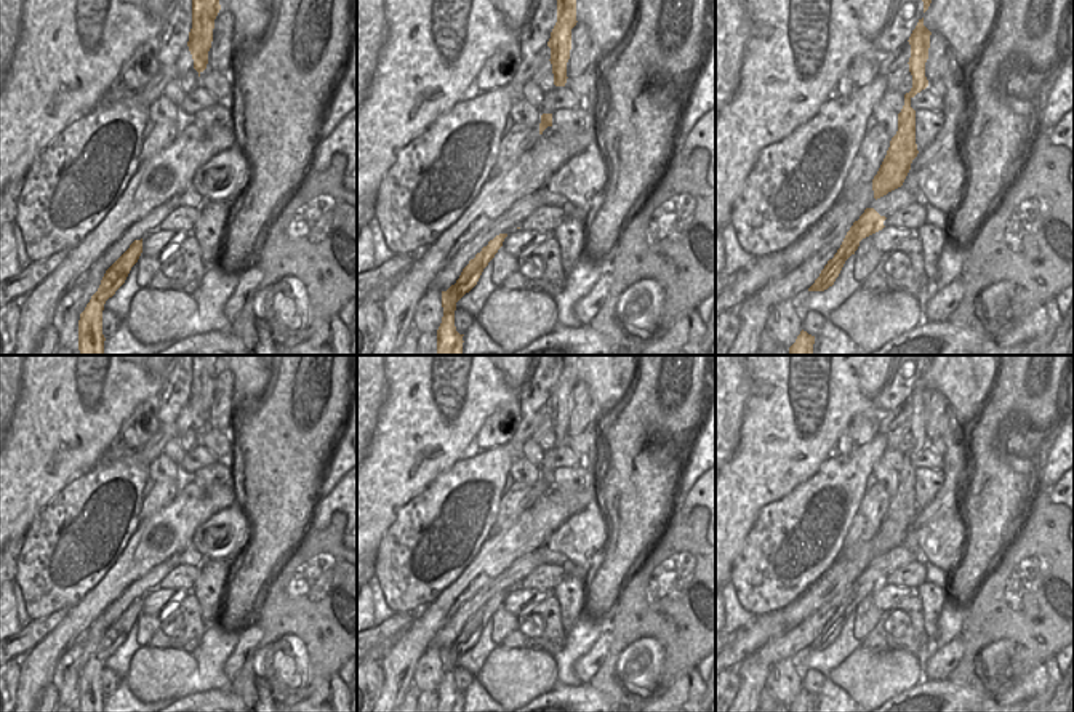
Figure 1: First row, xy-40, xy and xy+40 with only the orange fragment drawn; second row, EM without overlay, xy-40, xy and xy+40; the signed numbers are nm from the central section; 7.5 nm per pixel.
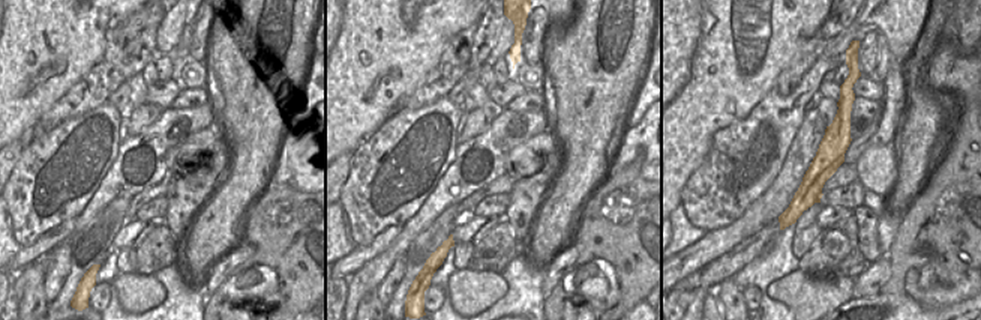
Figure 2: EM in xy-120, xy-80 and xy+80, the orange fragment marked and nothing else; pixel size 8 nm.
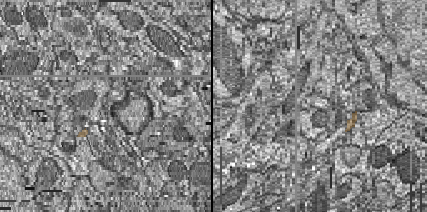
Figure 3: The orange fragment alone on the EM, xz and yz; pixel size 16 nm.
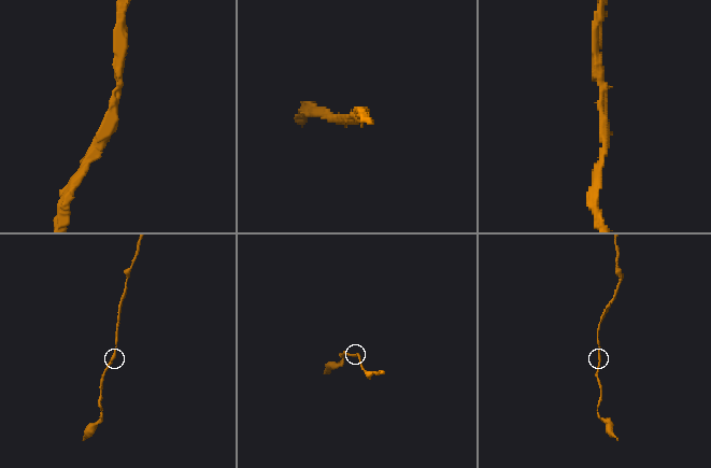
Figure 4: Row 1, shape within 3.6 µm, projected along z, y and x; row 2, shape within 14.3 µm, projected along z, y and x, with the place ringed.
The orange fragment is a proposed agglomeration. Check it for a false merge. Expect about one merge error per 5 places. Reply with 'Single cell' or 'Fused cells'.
Single cell

